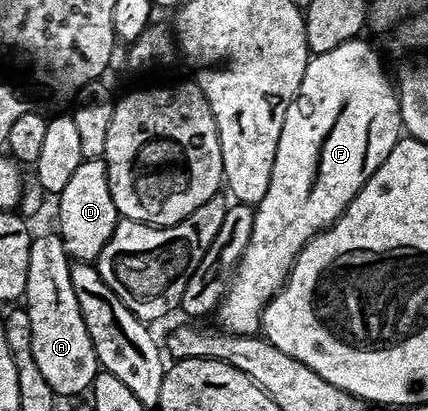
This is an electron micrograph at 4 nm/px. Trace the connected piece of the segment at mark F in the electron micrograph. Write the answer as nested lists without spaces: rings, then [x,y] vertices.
[[[364,38],[342,42],[326,54],[315,54],[309,59],[306,74],[298,86],[298,94],[282,118],[282,134],[278,134],[278,150],[274,158],[274,170],[270,172],[270,187],[266,198],[254,208],[254,230],[250,230],[250,242],[236,264],[228,293],[224,295],[218,309],[219,327],[236,336],[255,336],[261,331],[264,307],[288,281],[297,254],[309,242],[330,228],[350,206],[352,199],[366,186],[366,182],[382,166],[386,154],[394,150],[402,138],[400,122],[400,93],[397,85],[388,77],[380,52]]]

